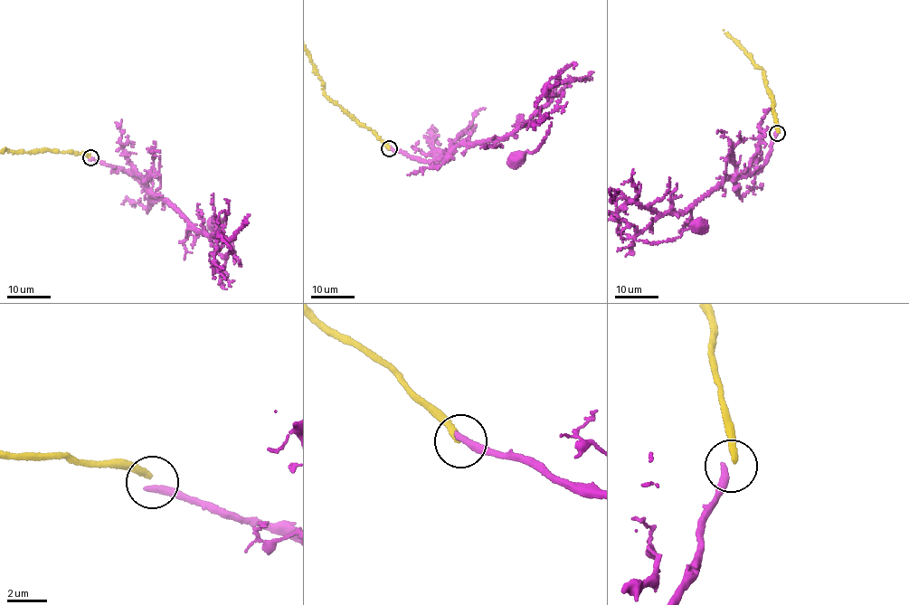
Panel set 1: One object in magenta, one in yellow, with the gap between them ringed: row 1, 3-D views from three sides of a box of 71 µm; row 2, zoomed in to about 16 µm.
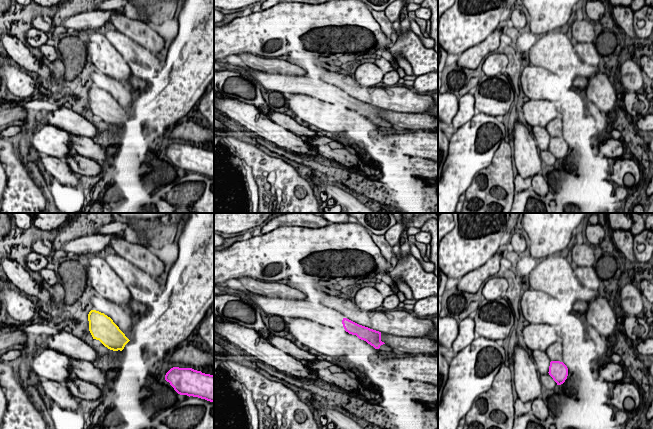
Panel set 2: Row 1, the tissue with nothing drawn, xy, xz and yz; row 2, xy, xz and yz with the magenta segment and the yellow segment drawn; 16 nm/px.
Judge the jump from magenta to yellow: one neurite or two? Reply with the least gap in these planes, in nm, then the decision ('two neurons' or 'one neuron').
gap 800 nm; two neurons

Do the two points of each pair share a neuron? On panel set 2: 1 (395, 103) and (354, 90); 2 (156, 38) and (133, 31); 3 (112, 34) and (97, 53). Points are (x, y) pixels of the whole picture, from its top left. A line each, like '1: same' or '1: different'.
1: same
2: same
3: different

